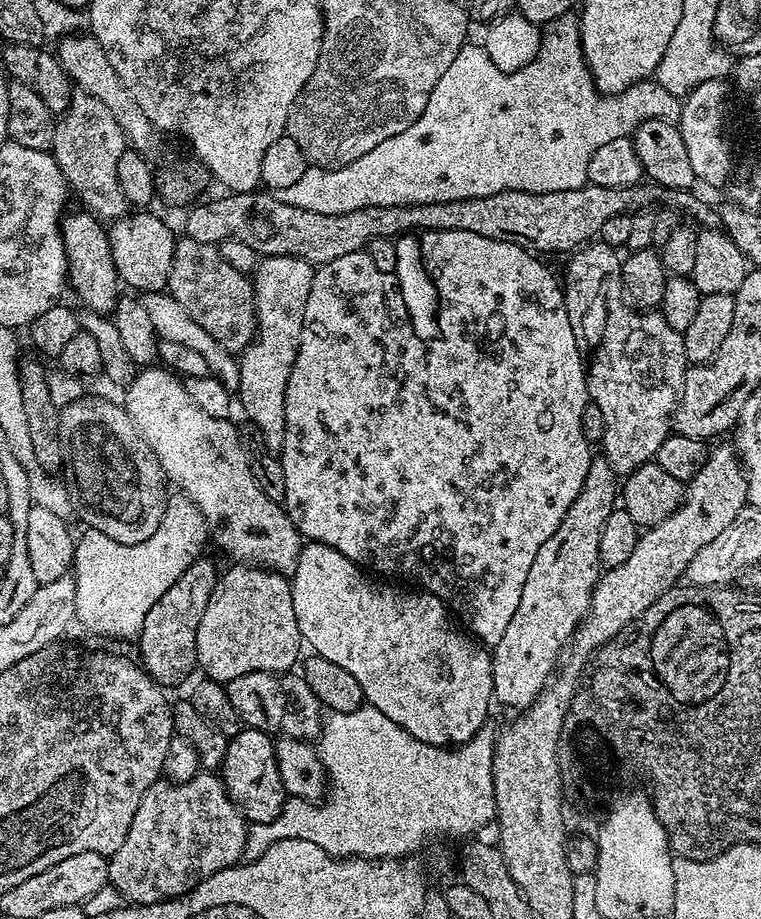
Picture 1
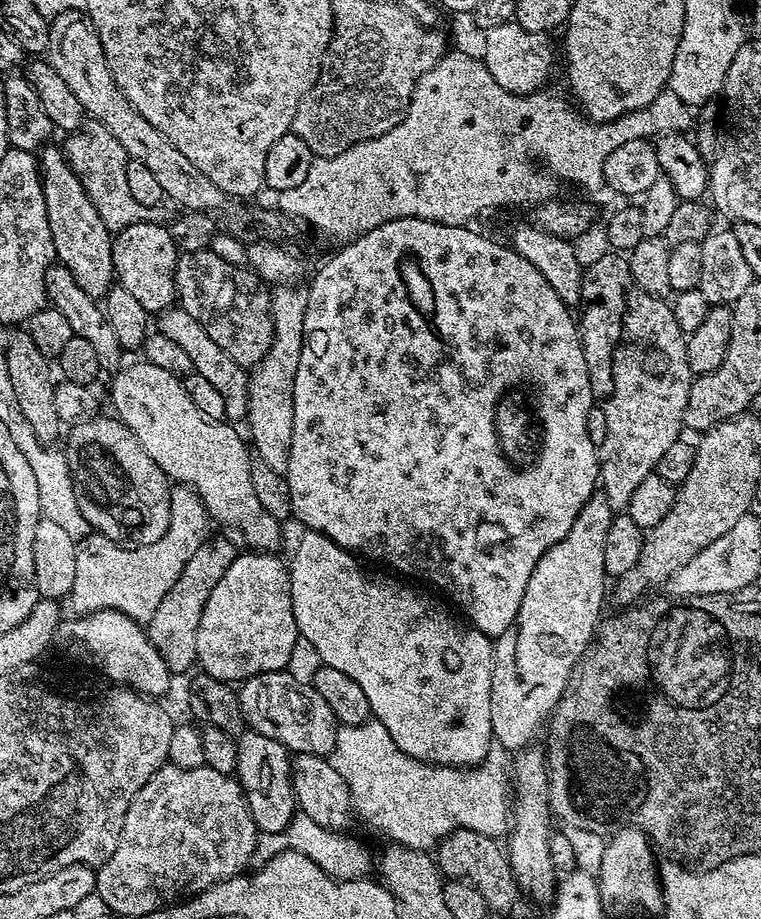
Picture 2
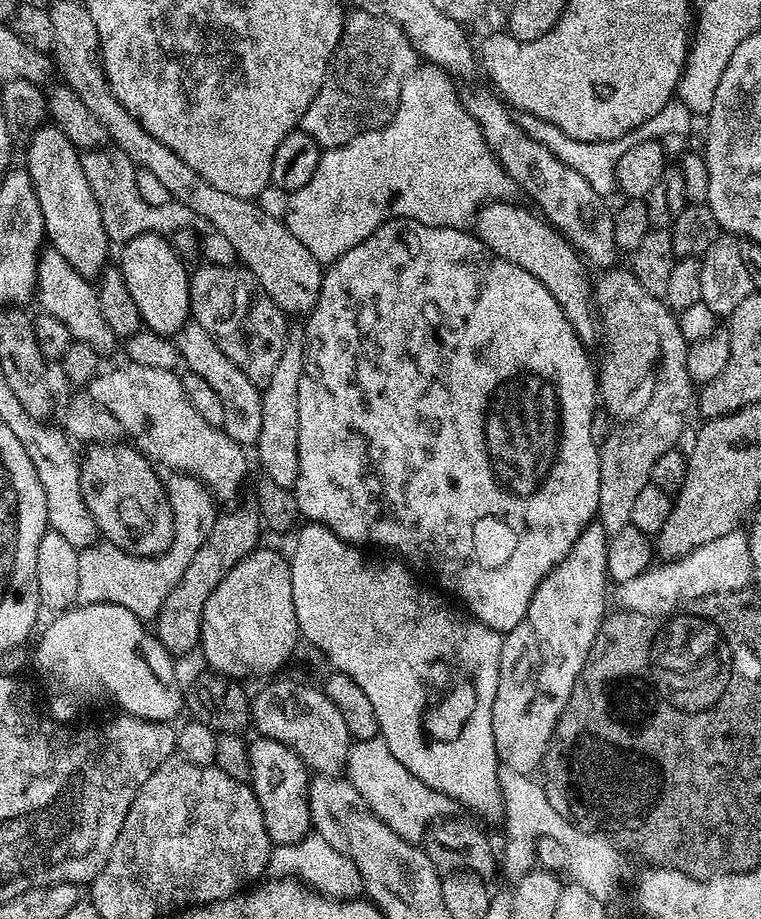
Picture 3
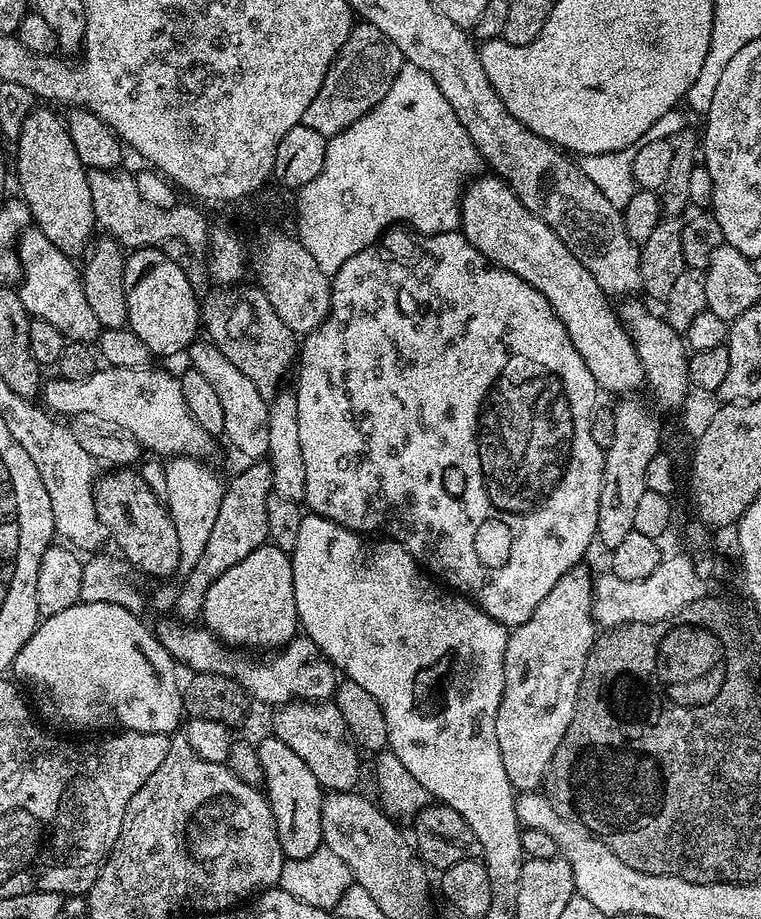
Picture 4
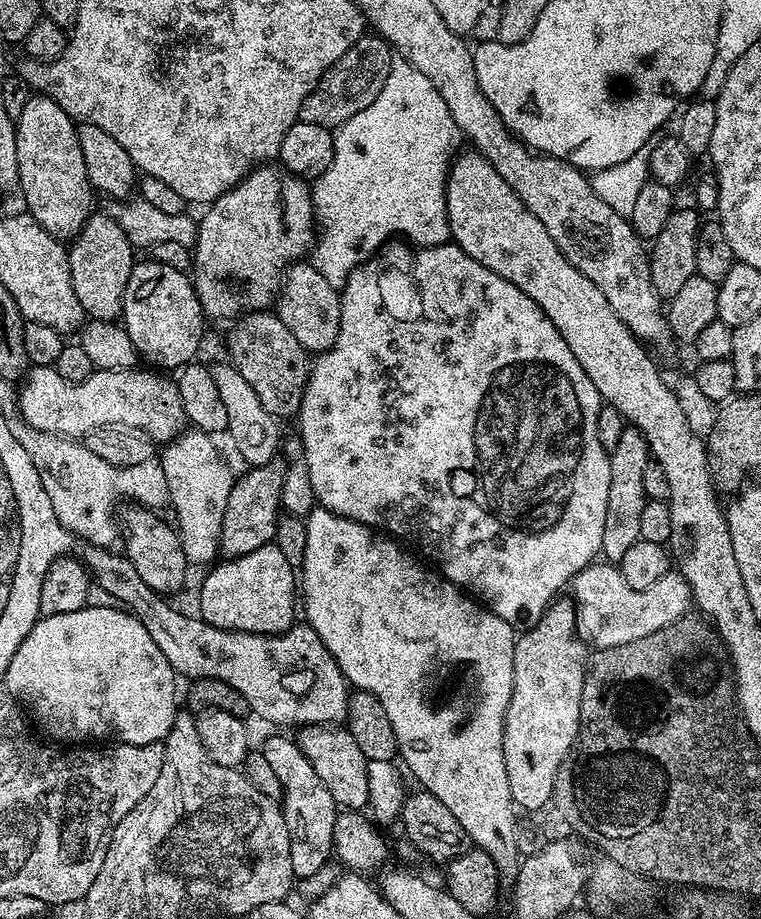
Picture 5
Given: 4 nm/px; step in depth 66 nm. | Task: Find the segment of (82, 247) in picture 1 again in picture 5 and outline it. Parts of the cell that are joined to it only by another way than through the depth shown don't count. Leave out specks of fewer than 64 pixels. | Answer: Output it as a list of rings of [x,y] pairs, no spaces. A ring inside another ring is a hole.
[[[39,94],[29,95],[28,101],[22,107],[21,116],[15,119],[16,122],[16,141],[18,142],[18,182],[20,183],[19,195],[24,195],[23,207],[31,214],[31,216],[40,223],[42,230],[46,230],[55,239],[61,242],[71,242],[82,230],[84,223],[88,221],[89,216],[93,215],[92,196],[94,197],[94,189],[92,183],[88,180],[86,174],[86,162],[82,158],[82,146],[78,146],[78,127],[77,121],[70,118],[70,114],[66,114],[66,110],[62,110],[62,106],[58,106],[58,102],[54,102],[50,98]]]

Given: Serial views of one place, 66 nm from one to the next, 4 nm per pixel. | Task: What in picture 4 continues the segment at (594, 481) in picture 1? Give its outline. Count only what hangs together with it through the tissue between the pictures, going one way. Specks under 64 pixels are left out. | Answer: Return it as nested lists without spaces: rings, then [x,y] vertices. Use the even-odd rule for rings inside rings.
[[[584,566],[571,568],[569,572],[562,574],[562,578],[558,578],[554,590],[550,590],[550,594],[546,594],[546,598],[538,602],[538,610],[530,614],[528,621],[508,633],[504,659],[504,693],[498,706],[496,733],[502,766],[506,766],[506,778],[510,778],[517,793],[534,792],[541,787],[542,777],[547,774],[550,762],[576,713],[586,658],[596,645],[598,635],[598,625],[592,619],[593,587],[593,573],[588,573]]]

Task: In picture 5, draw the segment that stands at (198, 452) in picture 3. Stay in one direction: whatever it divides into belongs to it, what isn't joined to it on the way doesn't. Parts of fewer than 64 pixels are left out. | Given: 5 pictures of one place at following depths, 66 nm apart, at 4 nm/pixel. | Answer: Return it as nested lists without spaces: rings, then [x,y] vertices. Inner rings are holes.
[[[137,366],[126,370],[93,370],[90,378],[86,378],[86,382],[66,382],[66,378],[62,378],[62,374],[58,374],[55,367],[29,367],[18,388],[20,416],[32,428],[53,432],[55,436],[83,438],[92,428],[103,424],[121,424],[135,426],[136,429],[145,432],[151,440],[167,442],[185,431],[186,421],[182,410],[182,398],[176,389],[175,379],[167,380],[164,377],[167,375],[159,371],[143,372],[142,368]]]

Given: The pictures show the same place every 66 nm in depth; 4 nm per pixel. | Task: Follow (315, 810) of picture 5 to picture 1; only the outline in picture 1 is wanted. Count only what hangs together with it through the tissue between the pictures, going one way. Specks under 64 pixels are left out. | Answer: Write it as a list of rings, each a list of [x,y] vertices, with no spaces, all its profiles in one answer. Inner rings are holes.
[[[241,727],[237,736],[228,742],[228,753],[218,769],[228,797],[244,813],[245,821],[253,824],[268,824],[278,818],[284,809],[286,793],[282,786],[282,774],[278,774],[276,745],[269,733],[257,728]]]

